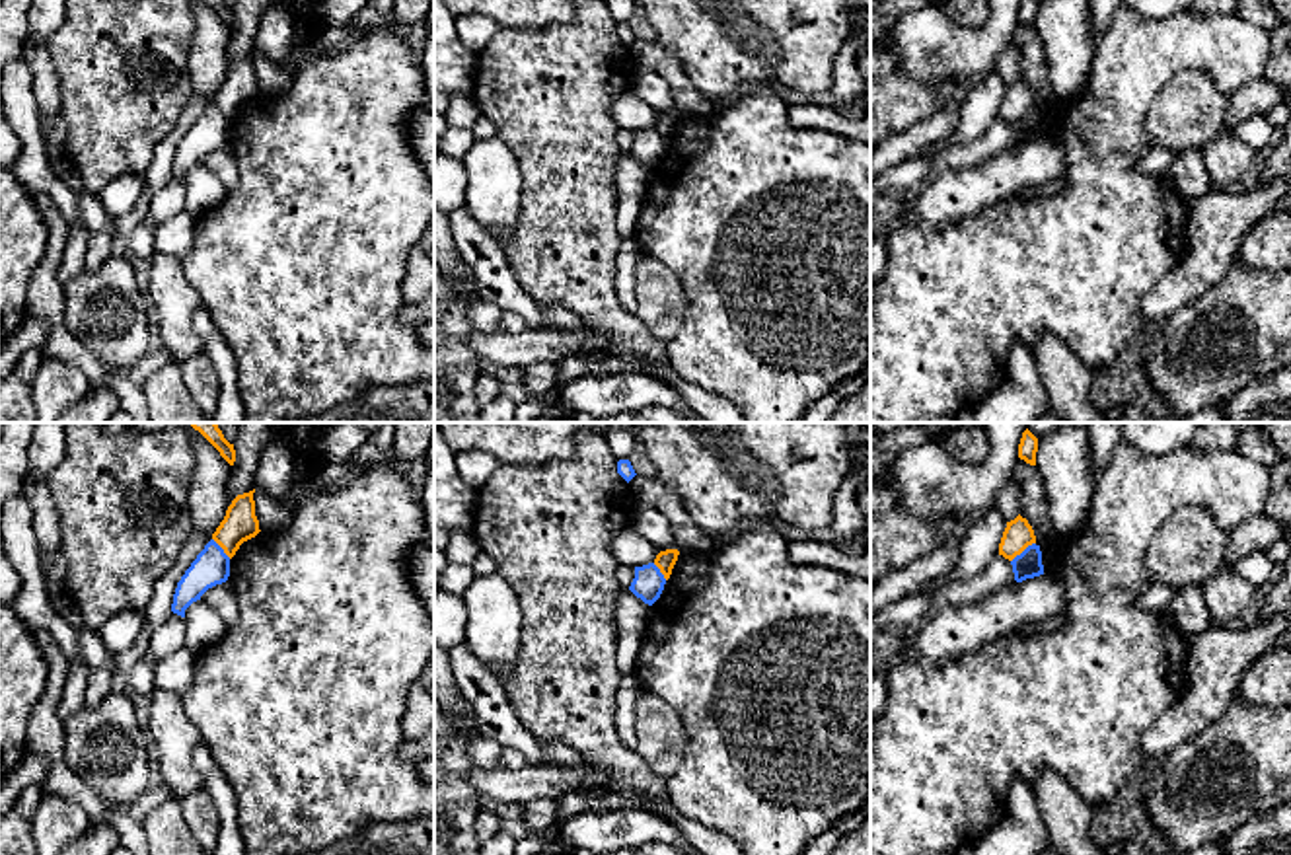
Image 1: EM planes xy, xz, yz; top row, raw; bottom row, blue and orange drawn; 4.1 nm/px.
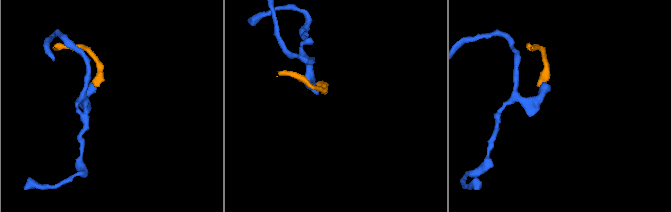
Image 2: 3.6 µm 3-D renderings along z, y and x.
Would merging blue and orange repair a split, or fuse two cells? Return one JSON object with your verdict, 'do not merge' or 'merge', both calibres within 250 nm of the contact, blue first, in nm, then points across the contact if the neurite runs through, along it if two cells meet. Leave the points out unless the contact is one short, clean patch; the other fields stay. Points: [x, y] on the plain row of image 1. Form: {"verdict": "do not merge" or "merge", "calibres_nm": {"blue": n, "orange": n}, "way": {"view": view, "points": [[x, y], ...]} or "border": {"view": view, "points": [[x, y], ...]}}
{"verdict": "do not merge", "calibres_nm": {"blue": 110, "orange": 120}, "border": {"view": "yz", "points": [[1034, 106], [1011, 125]]}}

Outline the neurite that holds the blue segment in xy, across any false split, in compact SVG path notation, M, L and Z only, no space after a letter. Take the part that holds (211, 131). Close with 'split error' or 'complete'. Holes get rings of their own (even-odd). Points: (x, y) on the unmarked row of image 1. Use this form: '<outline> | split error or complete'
M210 103L177 146L171 175L185 181L193 166L201 164L208 152L226 146L228 140L230 121Z | complete

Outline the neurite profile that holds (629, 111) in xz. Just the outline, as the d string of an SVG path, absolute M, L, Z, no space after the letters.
M629 92L615 99L611 117L623 130L643 130L654 127L658 113L645 99Z

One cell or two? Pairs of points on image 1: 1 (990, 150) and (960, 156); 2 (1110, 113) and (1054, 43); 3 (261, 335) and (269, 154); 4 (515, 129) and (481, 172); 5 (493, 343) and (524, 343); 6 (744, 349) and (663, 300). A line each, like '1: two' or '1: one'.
1: one
2: two
3: one
4: two
5: one
6: two

